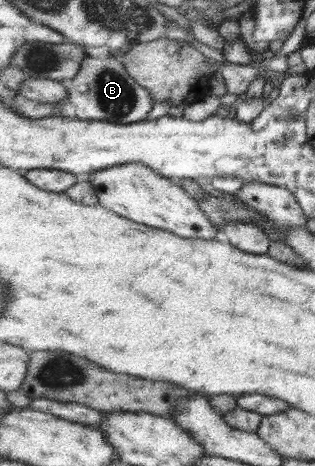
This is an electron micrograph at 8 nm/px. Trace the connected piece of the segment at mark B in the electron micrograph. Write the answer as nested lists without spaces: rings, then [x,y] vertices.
[[[114,53],[106,56],[85,56],[82,70],[72,80],[65,82],[68,101],[74,105],[76,117],[83,120],[99,120],[109,123],[130,124],[147,119],[156,105],[152,93],[136,82]]]

